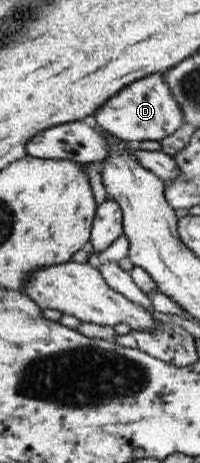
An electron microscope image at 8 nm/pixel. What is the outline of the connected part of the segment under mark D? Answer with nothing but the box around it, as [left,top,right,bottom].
[92,72,183,145]

